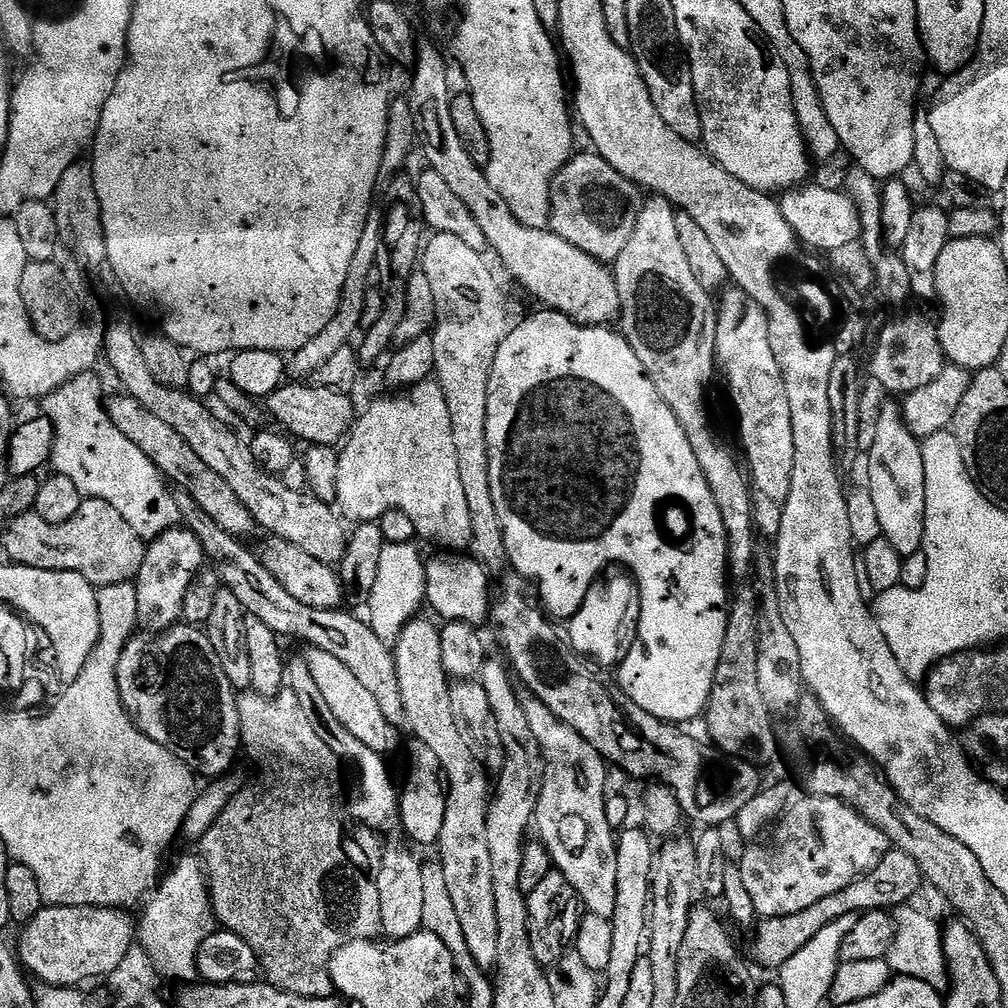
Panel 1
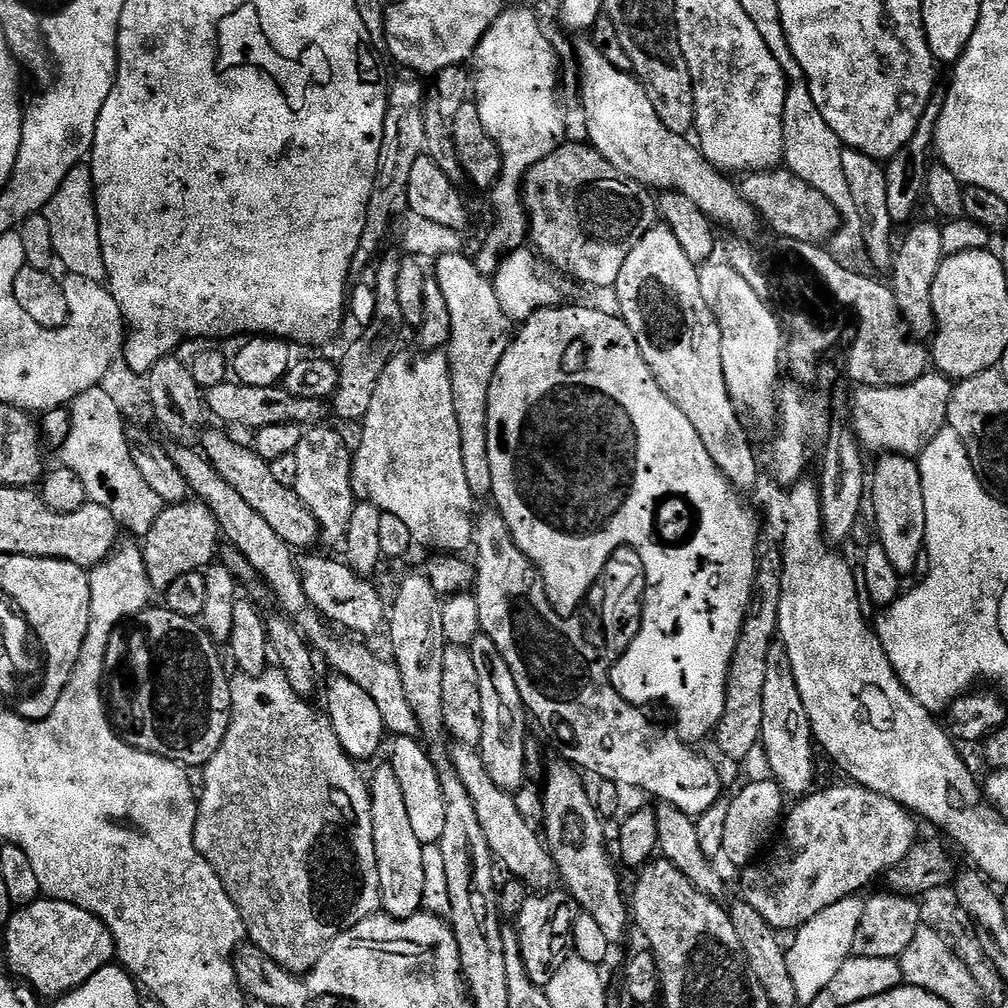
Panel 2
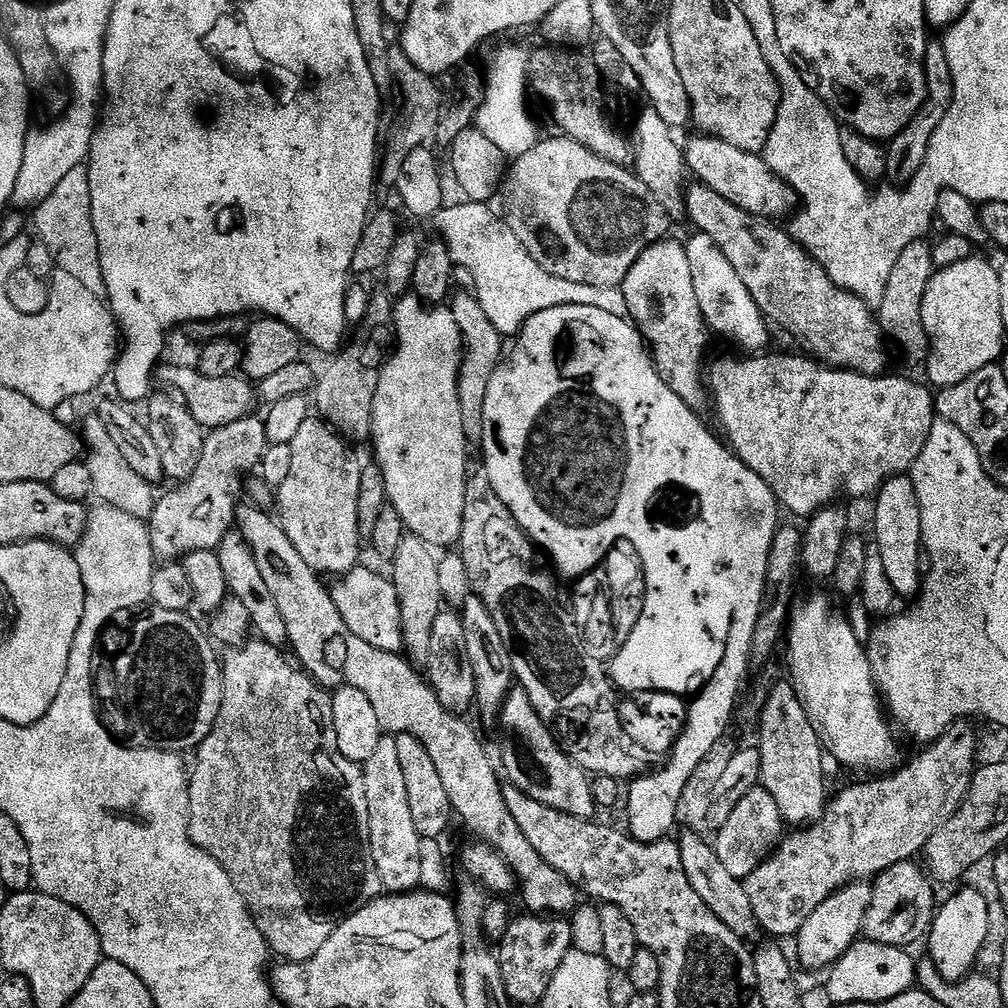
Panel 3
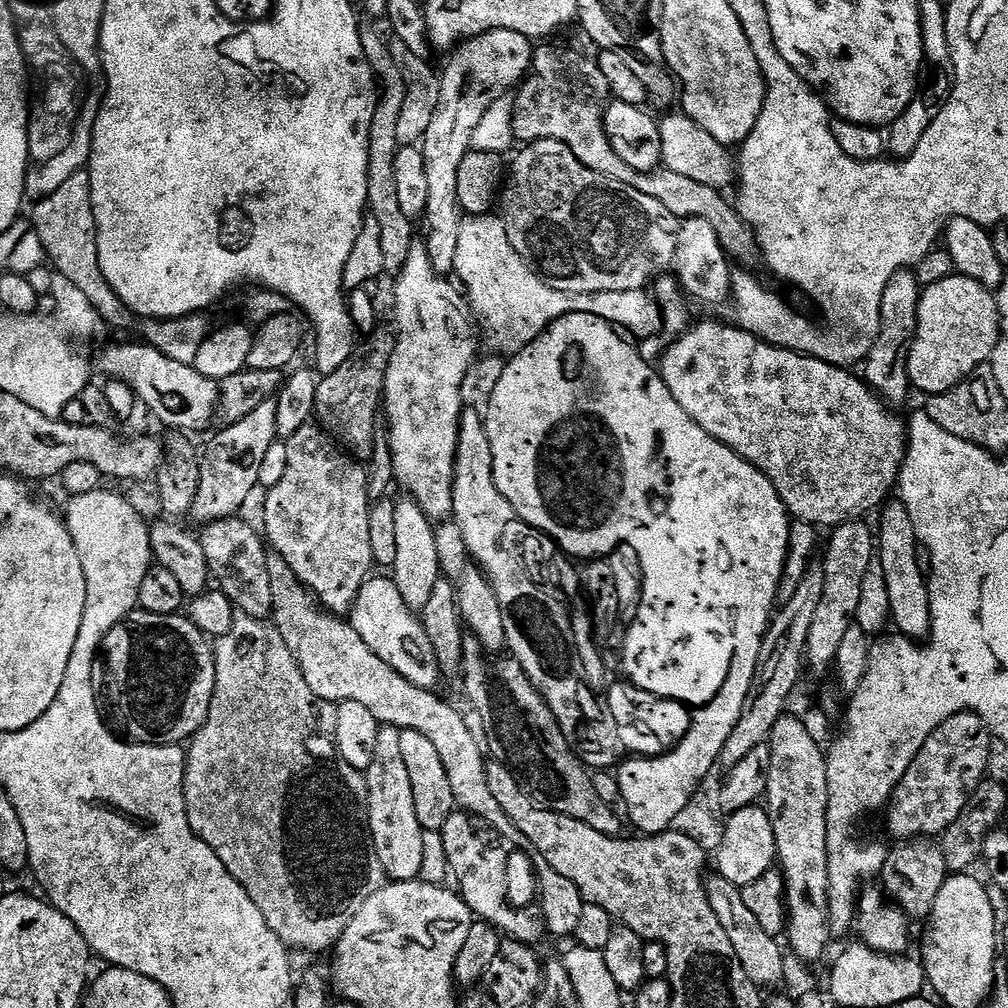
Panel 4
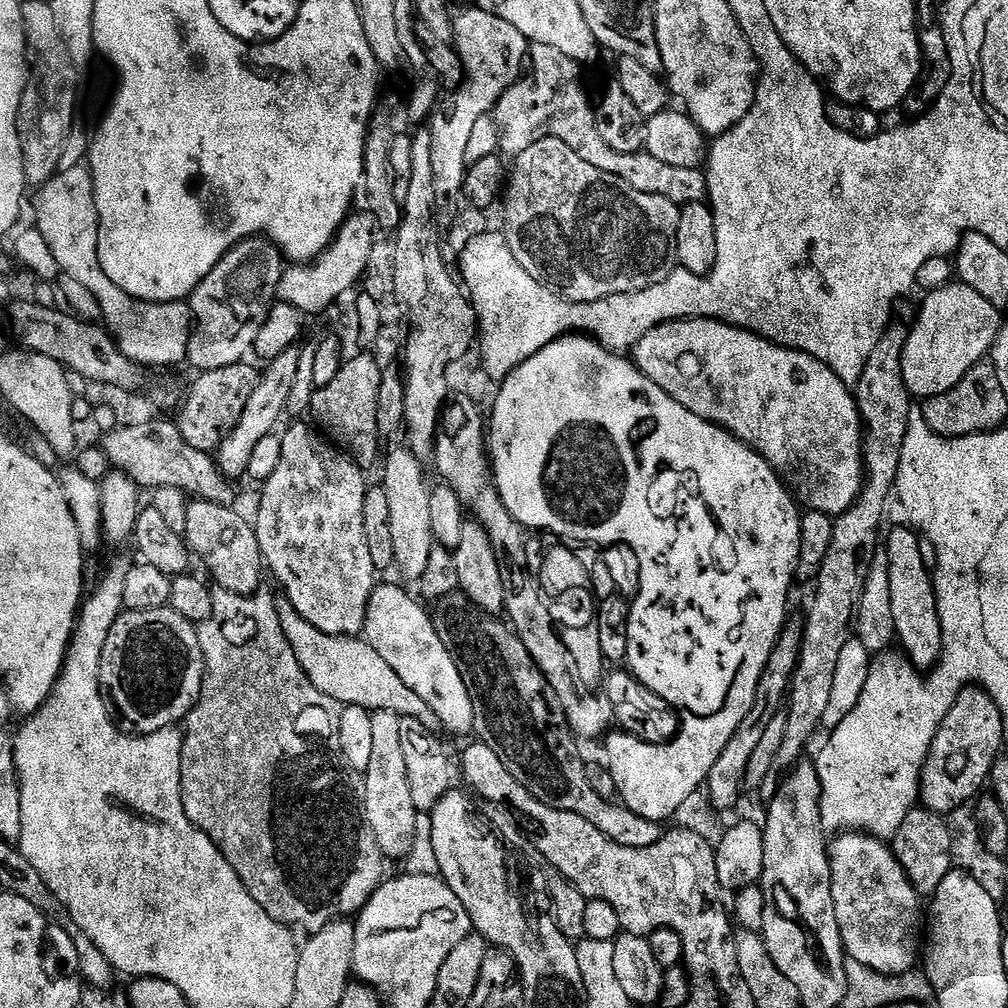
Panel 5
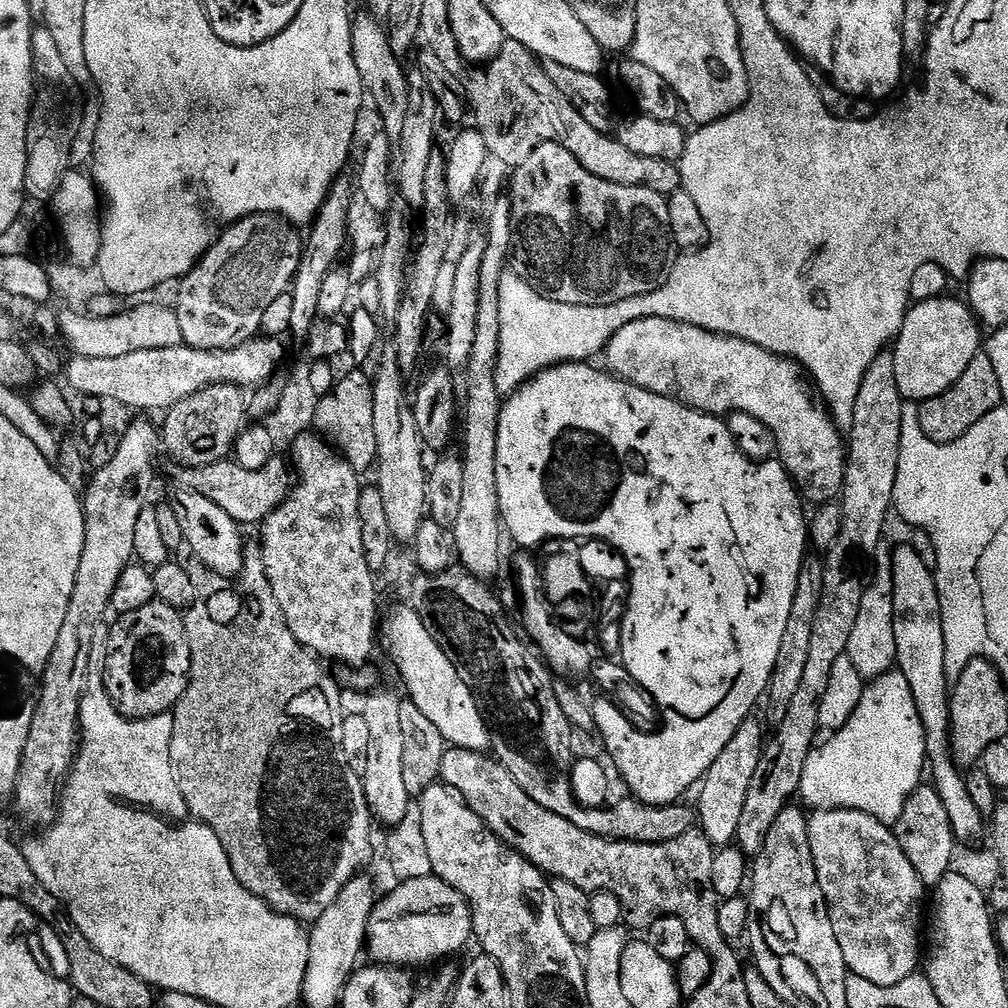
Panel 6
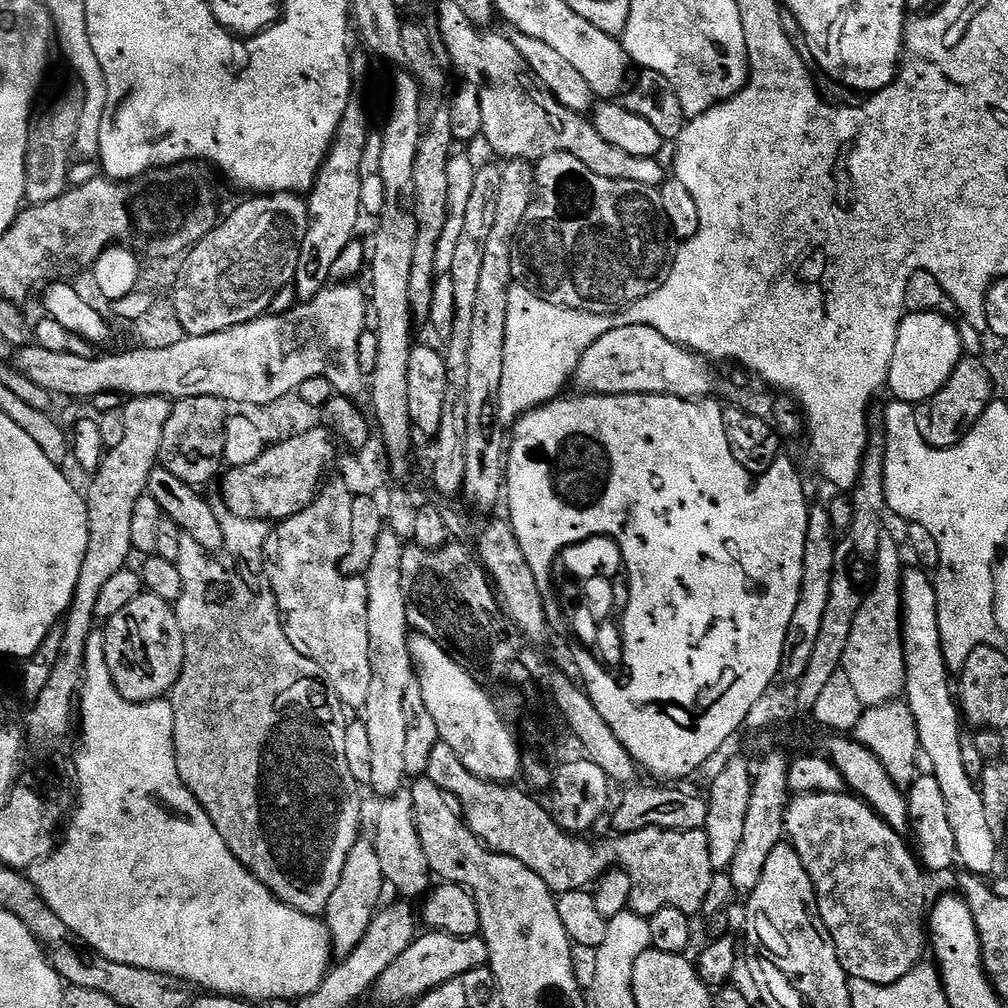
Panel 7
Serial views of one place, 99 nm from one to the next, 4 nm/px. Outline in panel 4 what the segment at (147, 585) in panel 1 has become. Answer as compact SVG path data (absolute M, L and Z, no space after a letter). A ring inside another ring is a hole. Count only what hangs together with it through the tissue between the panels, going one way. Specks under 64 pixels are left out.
M275 399L266 400L258 406L251 414L240 419L238 422L225 425L220 432L203 448L200 456L200 476L198 486L198 496L191 507L189 517L199 525L207 525L220 519L235 517L238 511L251 496L253 490L259 487L260 479L259 467L262 466L263 459L270 446L277 441L277 404Z

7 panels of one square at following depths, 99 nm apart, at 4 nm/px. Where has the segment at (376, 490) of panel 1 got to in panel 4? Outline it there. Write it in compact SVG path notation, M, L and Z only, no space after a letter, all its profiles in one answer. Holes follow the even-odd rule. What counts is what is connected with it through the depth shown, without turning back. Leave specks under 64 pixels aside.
M414 242L410 246L410 252L406 254L406 264L402 270L394 277L396 284L396 328L400 333L394 336L392 345L392 357L388 360L388 369L384 379L384 395L382 397L382 415L388 420L389 444L393 454L393 474L395 483L404 487L407 495L416 505L419 506L428 519L433 522L447 521L452 514L452 503L454 502L454 462L456 461L456 451L458 450L458 426L460 425L460 414L462 411L462 401L460 388L469 375L468 367L472 364L472 355L476 352L476 340L472 337L472 324L474 325L474 313L461 289L455 283L451 284L451 279L445 278L441 273L430 266L430 254L426 254L426 246L423 242Z

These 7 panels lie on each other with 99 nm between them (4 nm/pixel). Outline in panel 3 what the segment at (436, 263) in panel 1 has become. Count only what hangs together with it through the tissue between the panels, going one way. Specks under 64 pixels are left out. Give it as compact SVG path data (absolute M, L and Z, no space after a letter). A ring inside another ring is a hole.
M475 295L455 297L456 304L451 305L454 318L464 335L464 358L460 361L460 378L458 380L458 406L462 406L462 426L466 430L469 442L480 442L484 438L484 411L486 410L486 390L490 387L490 378L496 365L502 359L500 331L482 310Z

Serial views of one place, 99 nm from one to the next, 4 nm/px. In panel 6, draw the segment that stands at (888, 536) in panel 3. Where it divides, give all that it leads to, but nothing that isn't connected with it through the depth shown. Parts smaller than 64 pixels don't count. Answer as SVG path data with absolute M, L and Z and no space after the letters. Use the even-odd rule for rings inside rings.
M911 543L895 545L892 548L892 577L894 578L894 646L896 647L896 668L910 685L910 694L914 694L914 706L918 706L918 716L926 730L927 763L930 765L930 780L936 792L946 806L946 815L950 817L950 826L961 845L971 845L986 832L985 813L974 807L970 790L966 790L966 776L952 758L952 723L950 722L950 678L946 674L946 634L942 634L942 606L938 602L938 590L934 572L926 568L925 563L912 549Z

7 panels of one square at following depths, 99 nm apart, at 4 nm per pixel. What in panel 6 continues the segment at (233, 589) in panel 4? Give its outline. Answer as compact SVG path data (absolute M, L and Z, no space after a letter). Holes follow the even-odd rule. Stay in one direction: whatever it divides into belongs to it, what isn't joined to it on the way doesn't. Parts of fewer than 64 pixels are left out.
M175 489L175 493L169 499L171 509L177 517L177 521L181 524L182 534L185 545L188 550L192 550L193 554L209 568L216 576L236 576L239 577L244 571L244 549L246 542L242 540L240 532L242 532L236 520L230 518L230 514L226 514L226 510L222 510L220 506L214 504L202 494L194 494L188 489Z

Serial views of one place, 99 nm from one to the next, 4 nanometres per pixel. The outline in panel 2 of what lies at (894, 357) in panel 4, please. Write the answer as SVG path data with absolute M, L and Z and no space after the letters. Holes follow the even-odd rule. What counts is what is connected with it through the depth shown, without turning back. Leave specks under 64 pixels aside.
M939 223L915 224L911 225L913 228L905 234L904 241L901 244L899 241L898 247L895 249L890 273L890 287L905 329L913 337L928 338L936 331L936 319L932 305L934 278L938 278L938 270L946 254L942 250L942 234Z

